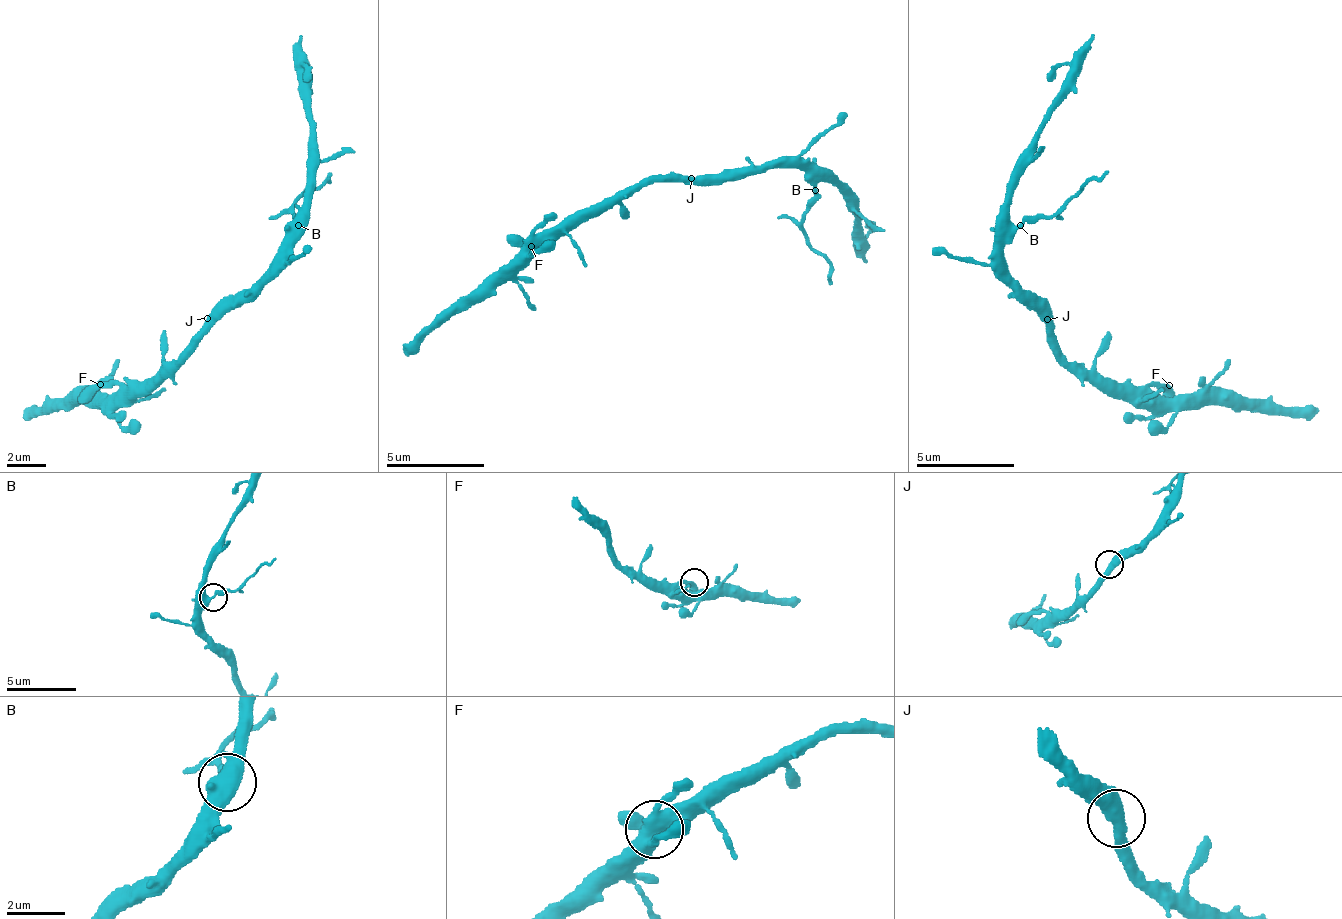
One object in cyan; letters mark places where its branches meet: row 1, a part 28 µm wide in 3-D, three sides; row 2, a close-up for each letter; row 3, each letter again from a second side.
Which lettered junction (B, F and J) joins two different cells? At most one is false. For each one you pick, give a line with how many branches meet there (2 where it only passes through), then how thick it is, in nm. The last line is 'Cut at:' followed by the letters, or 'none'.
B: Branches: 2. Thickness 400 nm
Cut at: B

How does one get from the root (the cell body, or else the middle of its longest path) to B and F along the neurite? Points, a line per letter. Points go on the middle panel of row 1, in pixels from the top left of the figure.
B: (700, 183), (711, 178), (746, 178), (772, 168), (802, 169), (814, 189)
F: (700, 183), (644, 182), (638, 187), (629, 187), (580, 217), (571, 217), (553, 236), (535, 242), (531, 246)

